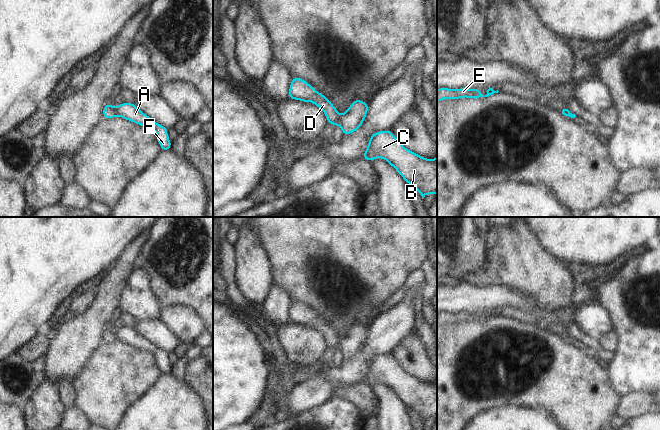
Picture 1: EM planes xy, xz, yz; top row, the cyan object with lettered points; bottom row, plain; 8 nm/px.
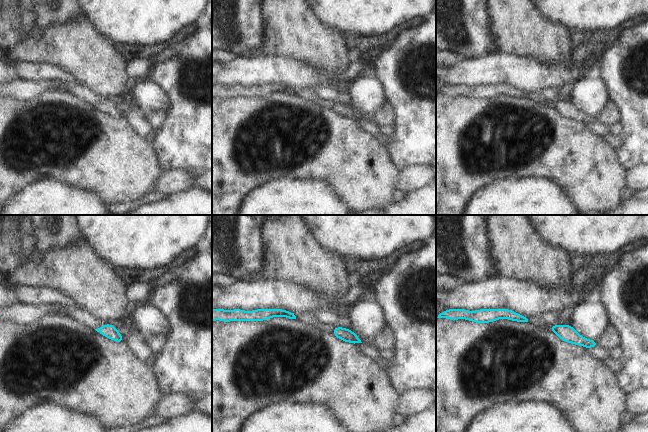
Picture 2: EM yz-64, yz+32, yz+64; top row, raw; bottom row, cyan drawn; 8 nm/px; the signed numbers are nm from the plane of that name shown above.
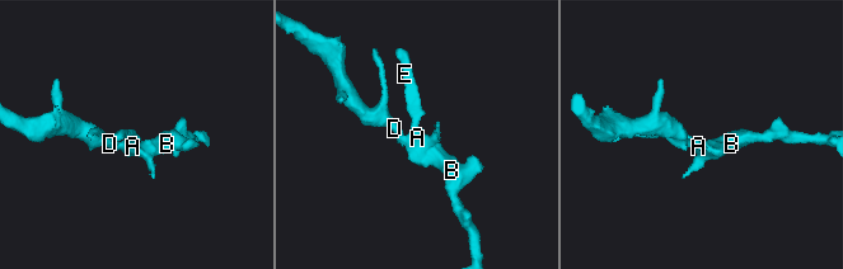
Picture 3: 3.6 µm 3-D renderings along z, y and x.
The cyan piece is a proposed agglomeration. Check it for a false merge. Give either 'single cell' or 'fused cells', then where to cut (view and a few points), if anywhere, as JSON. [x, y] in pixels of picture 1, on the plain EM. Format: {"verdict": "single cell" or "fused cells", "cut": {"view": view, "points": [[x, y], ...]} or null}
{"verdict": "fused cells", "cut": {"view": "xz", "points": [[340, 339], [338, 348]]}}

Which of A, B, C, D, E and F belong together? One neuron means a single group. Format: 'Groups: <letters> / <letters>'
Groups: A B C E F / D.

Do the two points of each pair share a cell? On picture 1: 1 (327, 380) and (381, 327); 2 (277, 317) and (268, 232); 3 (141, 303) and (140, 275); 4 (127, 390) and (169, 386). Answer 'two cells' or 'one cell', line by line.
1: one cell
2: two cells
3: one cell
4: two cells

